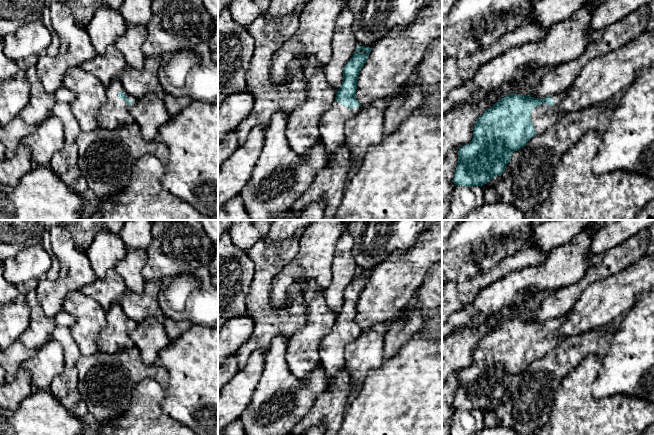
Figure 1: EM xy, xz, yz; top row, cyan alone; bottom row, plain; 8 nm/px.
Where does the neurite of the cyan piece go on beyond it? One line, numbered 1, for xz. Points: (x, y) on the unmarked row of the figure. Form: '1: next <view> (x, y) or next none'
1: next xz (332, 347)

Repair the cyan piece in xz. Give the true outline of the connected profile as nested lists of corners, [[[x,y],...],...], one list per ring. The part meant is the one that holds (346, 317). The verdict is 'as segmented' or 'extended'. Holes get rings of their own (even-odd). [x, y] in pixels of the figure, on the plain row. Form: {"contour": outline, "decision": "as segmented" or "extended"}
{"contour": [[[357,271],[353,281],[344,290],[343,305],[335,323],[320,343],[319,357],[328,377],[328,384],[335,379],[345,363],[346,346],[352,343],[362,331],[355,322],[357,301],[370,276],[369,271]]], "decision": "extended"}

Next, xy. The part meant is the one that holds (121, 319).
{"contour": [[[114,303],[106,312],[106,325],[99,332],[98,351],[115,354],[134,347],[130,332],[136,327],[137,323],[126,316],[121,305]]], "decision": "extended"}

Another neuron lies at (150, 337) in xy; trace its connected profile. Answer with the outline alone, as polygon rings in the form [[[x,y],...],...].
[[[155,317],[137,324],[137,327],[130,332],[130,338],[145,364],[158,363],[160,351],[171,342],[163,324]]]

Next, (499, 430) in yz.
[[[498,426],[493,428],[484,427],[481,431],[474,433],[472,435],[520,435],[520,434],[512,429]]]

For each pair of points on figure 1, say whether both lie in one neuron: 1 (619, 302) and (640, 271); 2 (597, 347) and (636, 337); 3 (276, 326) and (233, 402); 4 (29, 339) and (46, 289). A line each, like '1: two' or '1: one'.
1: one
2: two
3: two
4: two

